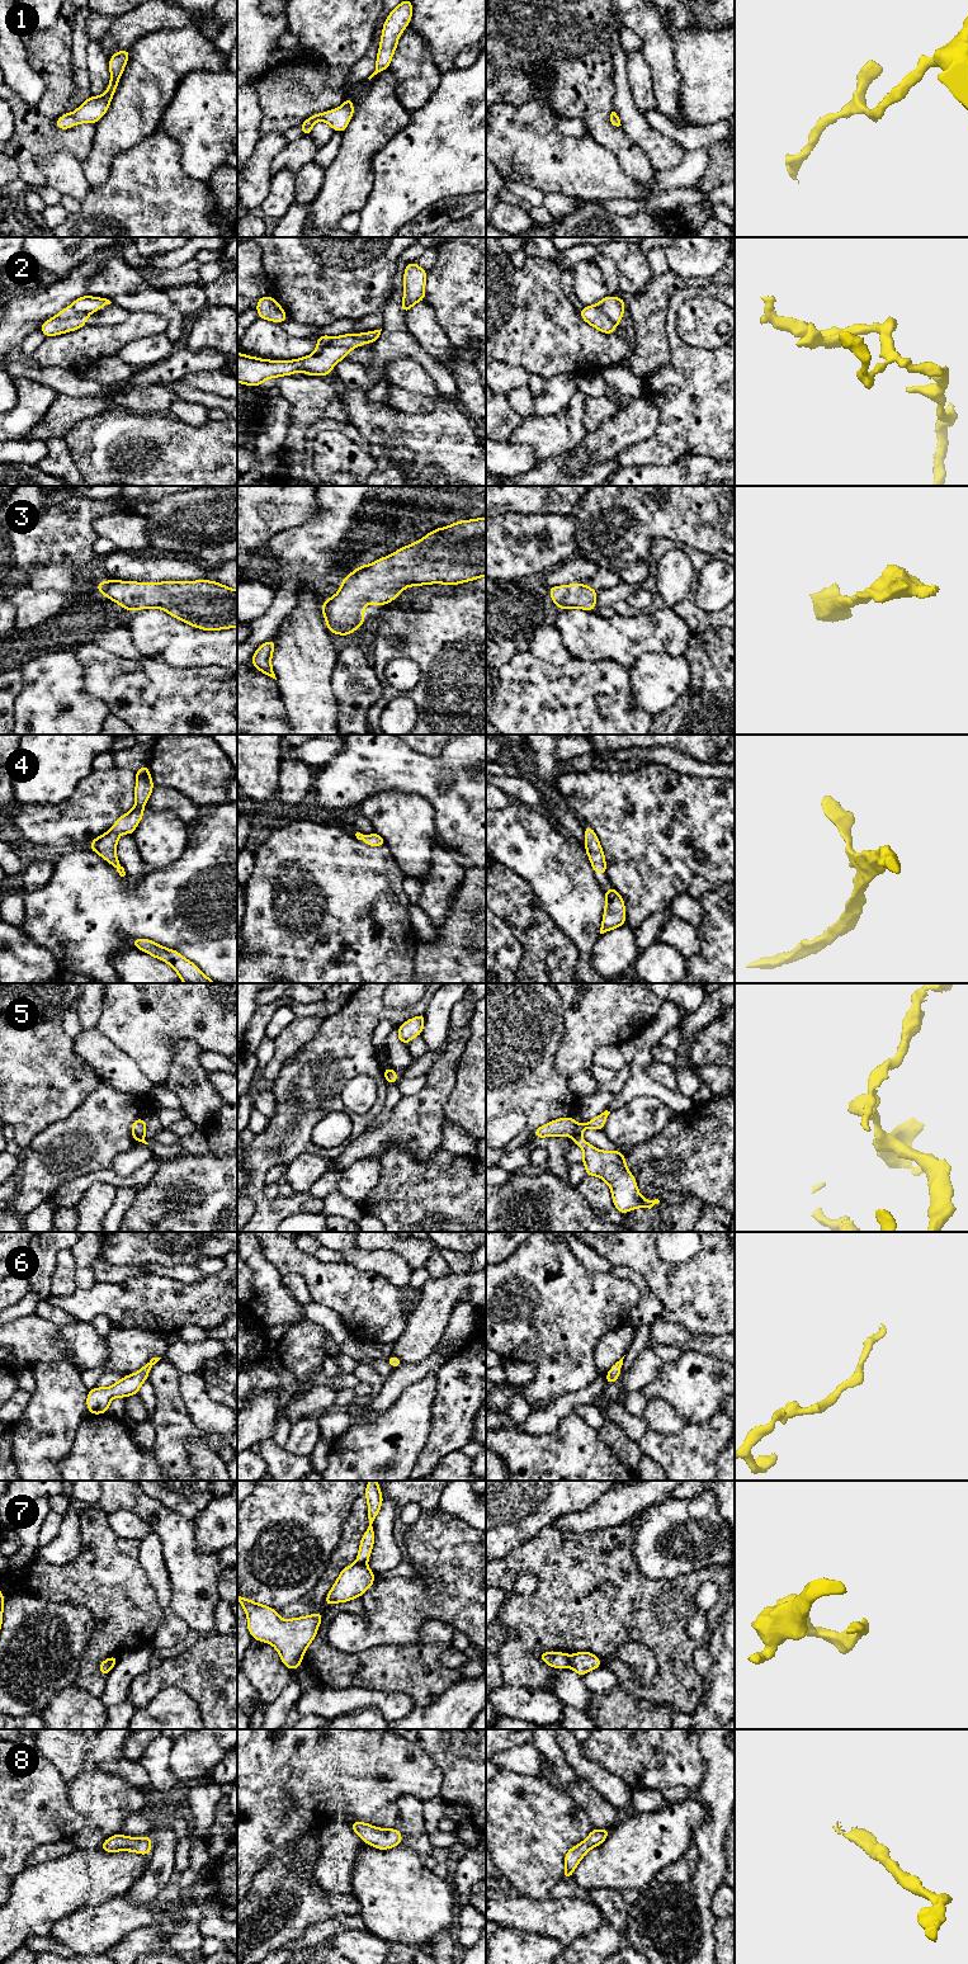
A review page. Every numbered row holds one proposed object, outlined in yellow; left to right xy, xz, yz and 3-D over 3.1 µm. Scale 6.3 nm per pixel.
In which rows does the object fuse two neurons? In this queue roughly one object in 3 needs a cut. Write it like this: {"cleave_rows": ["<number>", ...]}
{"cleave_rows": ["2", "5", "7"]}

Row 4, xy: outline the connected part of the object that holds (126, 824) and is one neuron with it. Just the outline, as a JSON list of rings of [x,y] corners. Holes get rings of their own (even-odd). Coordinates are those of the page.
[[[145,765],[138,769],[136,771],[134,807],[128,813],[117,818],[113,828],[108,830],[101,836],[94,839],[88,845],[94,853],[98,853],[109,864],[114,865],[121,877],[124,877],[126,872],[115,855],[119,835],[132,835],[134,832],[138,822],[143,817],[143,807],[148,801],[154,787],[155,785],[150,776],[148,765]]]

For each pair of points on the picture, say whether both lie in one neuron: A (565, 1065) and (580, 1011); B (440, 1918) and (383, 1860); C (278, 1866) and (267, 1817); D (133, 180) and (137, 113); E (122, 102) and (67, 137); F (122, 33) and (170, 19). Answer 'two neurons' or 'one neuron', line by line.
A: one neuron
B: one neuron
C: two neurons
D: two neurons
E: two neurons
F: one neuron

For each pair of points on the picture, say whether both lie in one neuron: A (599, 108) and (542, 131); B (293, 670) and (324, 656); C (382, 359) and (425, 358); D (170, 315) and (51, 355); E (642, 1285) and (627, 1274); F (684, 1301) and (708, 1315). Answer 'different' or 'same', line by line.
A: different
B: same
C: same
D: different
E: same
F: same

